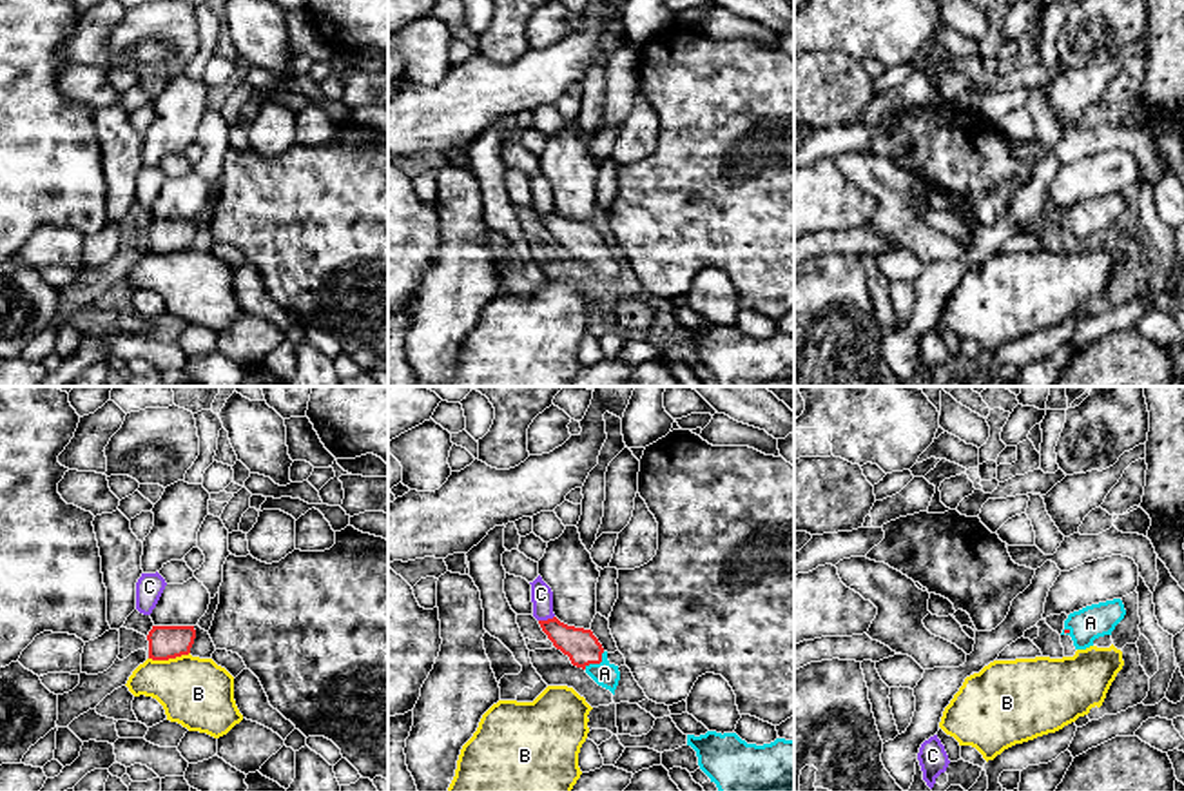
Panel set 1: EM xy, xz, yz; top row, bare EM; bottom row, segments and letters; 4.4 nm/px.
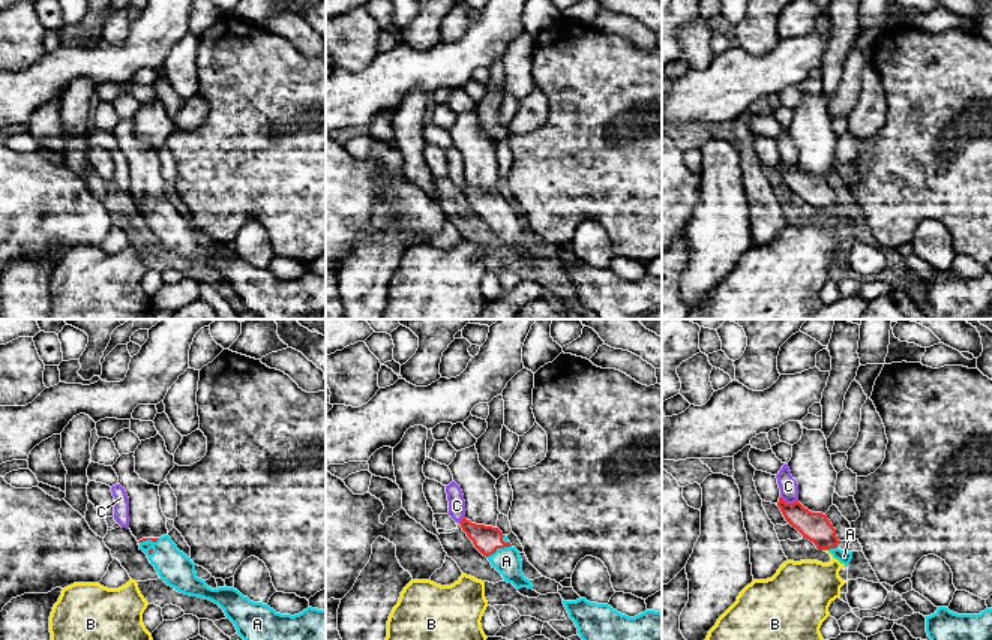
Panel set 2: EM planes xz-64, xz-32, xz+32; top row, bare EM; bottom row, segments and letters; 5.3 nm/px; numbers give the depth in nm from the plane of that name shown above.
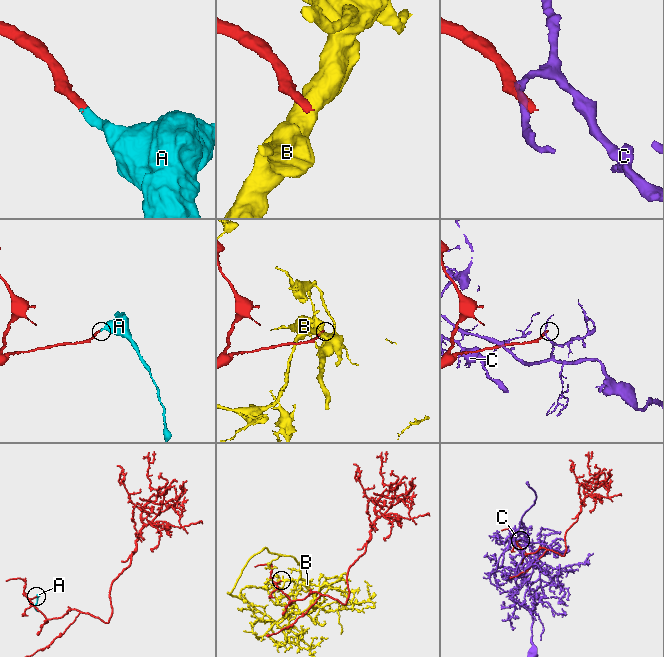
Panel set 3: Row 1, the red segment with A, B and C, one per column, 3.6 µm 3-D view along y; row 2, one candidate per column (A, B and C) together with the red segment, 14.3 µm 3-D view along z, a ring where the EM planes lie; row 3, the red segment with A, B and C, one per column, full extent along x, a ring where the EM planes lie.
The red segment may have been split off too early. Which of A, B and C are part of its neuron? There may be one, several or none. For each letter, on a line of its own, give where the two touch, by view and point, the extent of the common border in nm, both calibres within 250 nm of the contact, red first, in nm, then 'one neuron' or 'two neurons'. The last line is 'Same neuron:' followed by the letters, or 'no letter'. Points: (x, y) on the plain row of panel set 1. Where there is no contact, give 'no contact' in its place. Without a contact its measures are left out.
A: xz (597, 256) | 120 nm | 150/110 nm | one neuron
B: xy (169, 251) | 190 nm | 150/320 nm | two neurons
C: xz (548, 213) | 80 nm | 150/100 nm | two neurons
Same neuron: A

